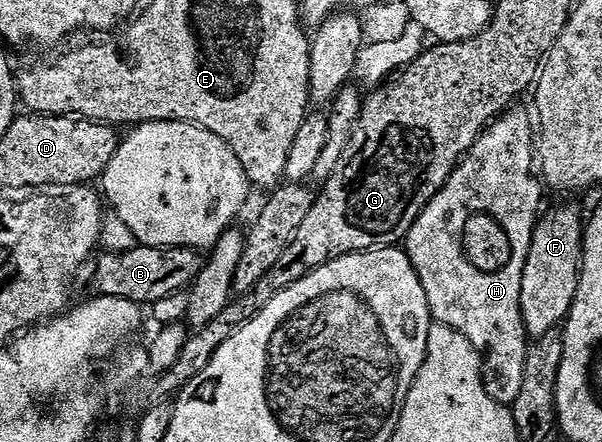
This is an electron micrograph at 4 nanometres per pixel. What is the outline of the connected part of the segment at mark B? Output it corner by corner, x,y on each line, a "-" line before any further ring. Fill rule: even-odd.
138,245
127,252
104,252
99,256
93,277
94,292
100,296
129,299
140,307
168,300
186,290
204,263
198,250
183,246

